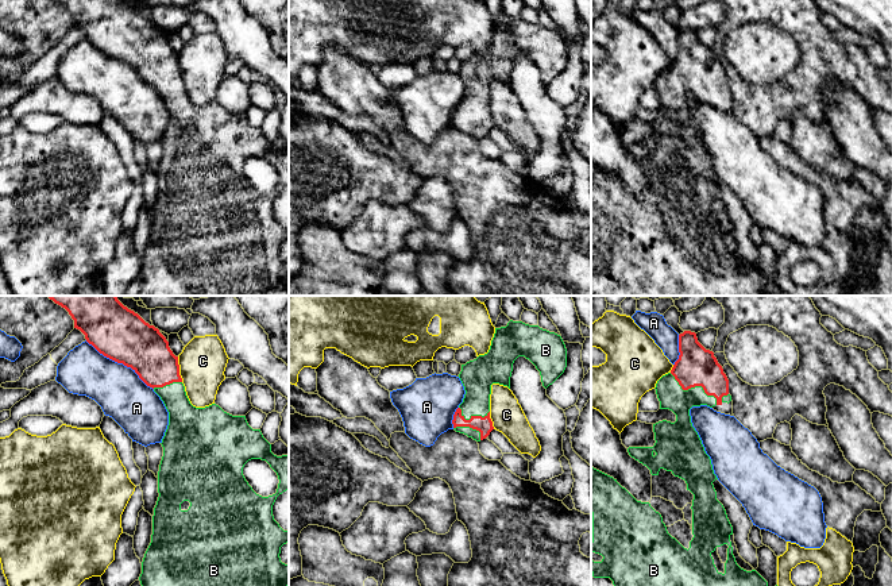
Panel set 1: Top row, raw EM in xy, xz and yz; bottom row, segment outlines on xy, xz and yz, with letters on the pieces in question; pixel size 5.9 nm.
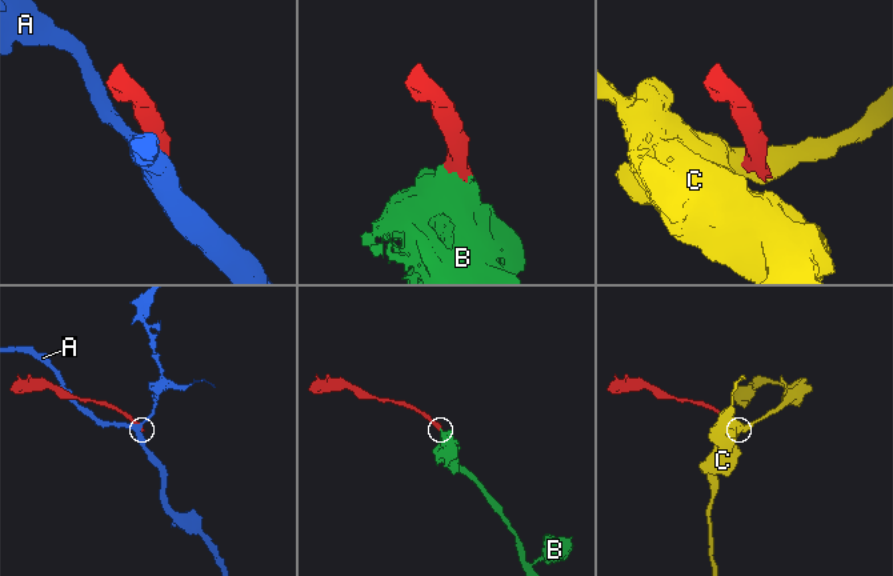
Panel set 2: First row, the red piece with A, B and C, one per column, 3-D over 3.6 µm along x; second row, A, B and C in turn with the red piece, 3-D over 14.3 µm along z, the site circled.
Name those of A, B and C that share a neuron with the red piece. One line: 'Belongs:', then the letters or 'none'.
Belongs: B

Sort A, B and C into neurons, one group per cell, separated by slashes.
A / B / C

